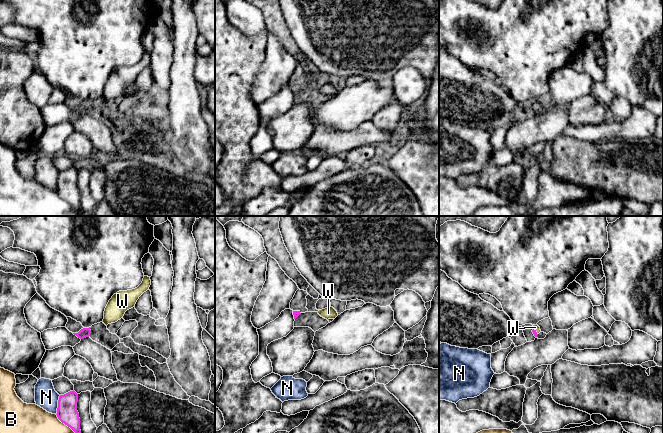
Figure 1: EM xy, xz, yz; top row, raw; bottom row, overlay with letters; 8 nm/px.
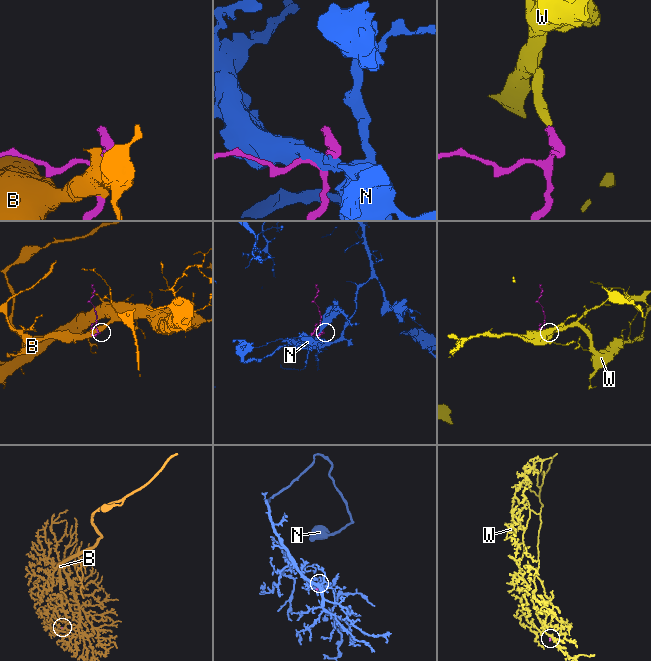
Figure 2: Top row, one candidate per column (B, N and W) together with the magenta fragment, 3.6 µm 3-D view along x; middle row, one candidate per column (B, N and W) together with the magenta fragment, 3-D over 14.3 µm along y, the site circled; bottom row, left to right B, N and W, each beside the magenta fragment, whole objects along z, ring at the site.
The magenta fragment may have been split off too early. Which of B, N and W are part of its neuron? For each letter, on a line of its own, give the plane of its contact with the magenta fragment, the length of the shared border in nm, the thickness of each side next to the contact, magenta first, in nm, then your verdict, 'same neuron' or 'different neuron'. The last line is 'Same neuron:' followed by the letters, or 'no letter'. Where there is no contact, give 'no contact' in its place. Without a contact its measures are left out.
B: meets magenta in xy; contact 300 nm long; 170 nm thick on the magenta side, 420 nm on the other; different neuron
N: meets magenta in xy; contact 160 nm long; 170 nm thick on the magenta side, 180 nm on the other; different neuron
W: meets magenta in yz; contact 70 nm long; 30 nm thick on the magenta side, 50 nm on the other; same neuron
Same neuron: W

